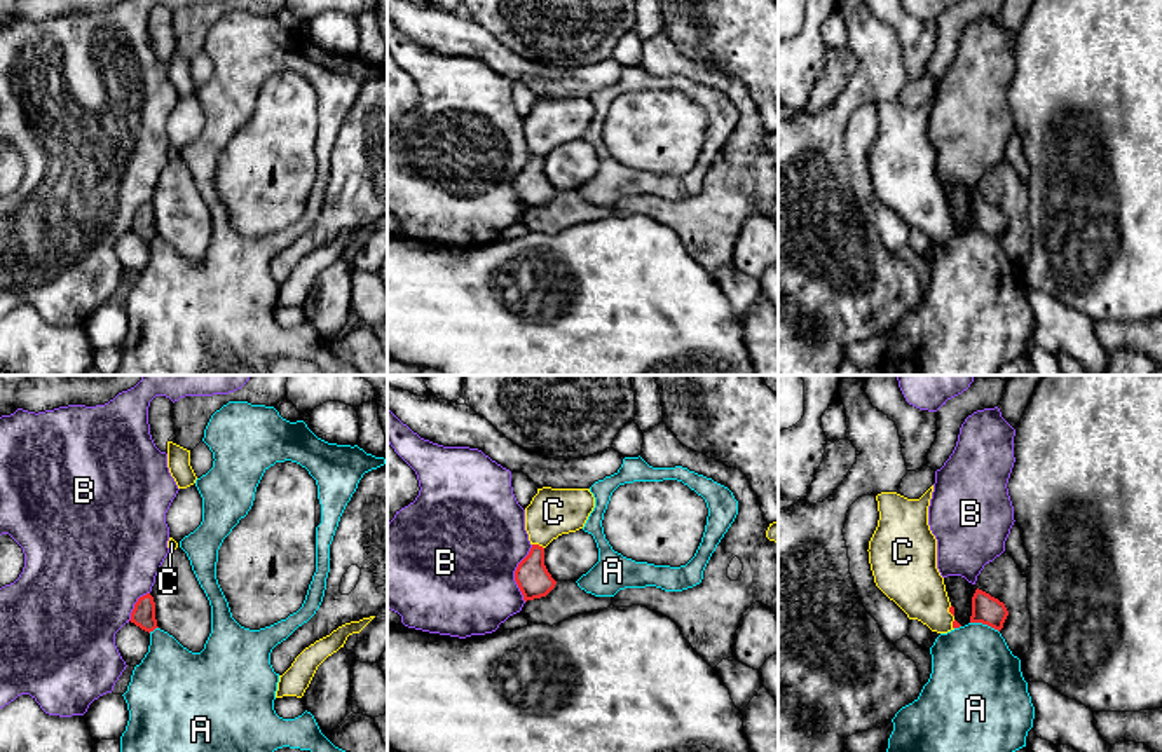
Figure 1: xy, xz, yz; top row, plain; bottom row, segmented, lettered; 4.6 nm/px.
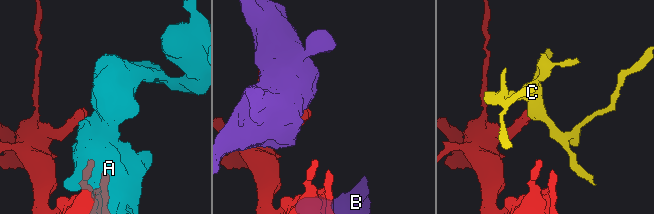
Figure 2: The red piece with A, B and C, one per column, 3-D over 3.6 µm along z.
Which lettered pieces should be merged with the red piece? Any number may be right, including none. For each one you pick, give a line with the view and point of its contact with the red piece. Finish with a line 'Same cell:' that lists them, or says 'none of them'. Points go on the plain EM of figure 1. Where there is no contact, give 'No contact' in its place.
C: Touches red at xz (538, 154)
Same cell: C

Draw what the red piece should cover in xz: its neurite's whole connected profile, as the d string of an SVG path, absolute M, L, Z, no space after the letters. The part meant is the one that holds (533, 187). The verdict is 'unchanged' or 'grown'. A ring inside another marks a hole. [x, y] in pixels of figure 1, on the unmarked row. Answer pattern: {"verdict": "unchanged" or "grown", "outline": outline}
{"verdict": "grown", "outline": "M537 98L525 117L525 140L532 157L515 180L525 211L546 206L557 194L544 174L544 157L562 143L583 138L593 117L590 98Z"}

